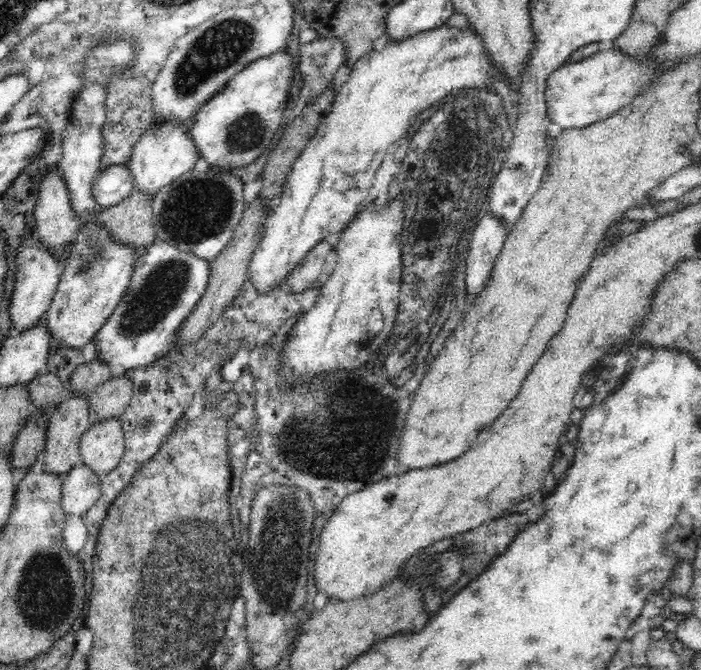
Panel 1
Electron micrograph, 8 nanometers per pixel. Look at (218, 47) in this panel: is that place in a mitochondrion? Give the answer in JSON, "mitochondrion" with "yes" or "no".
{"mitochondrion":"yes"}

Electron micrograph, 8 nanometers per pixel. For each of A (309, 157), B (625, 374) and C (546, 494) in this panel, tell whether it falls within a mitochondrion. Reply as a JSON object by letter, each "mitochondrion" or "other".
{"A":"other","B":"mitochondrion","C":"other"}

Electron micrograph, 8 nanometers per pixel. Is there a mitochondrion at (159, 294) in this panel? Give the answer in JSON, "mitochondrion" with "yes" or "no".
{"mitochondrion":"yes"}

